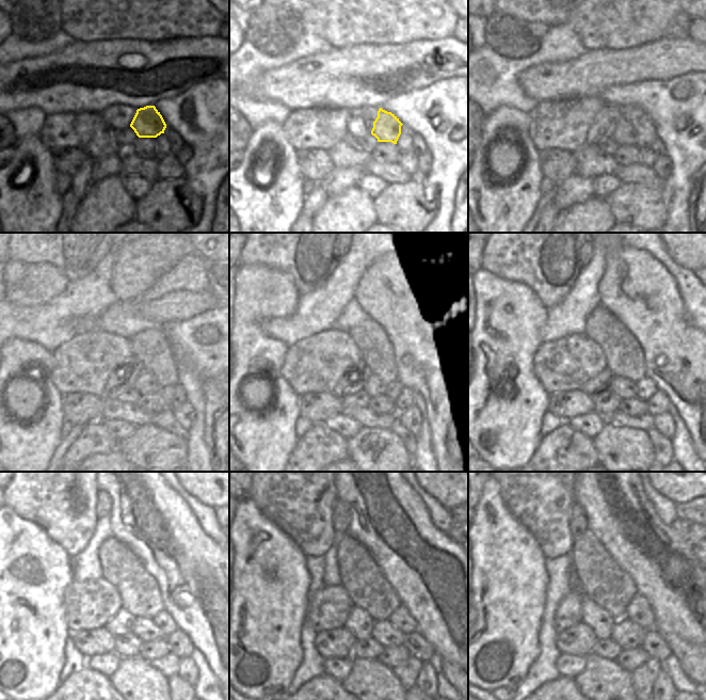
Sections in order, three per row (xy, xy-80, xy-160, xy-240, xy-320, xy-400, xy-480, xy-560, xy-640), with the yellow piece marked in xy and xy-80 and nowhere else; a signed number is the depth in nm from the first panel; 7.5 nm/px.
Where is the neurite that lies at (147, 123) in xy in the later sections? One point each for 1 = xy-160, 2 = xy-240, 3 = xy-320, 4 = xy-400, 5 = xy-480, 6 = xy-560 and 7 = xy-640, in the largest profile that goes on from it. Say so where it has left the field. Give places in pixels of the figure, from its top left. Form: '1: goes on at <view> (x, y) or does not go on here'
1: goes on at xy-160 (624, 134)
2: goes on at xy-240 (145, 383)
3: goes on at xy-320 (374, 386)
4: goes on at xy-400 (623, 387)
5: goes on at xy-480 (144, 627)
6: goes on at xy-560 (384, 633)
7: goes on at xy-640 (629, 635)

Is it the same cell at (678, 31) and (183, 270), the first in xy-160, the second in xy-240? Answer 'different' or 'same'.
same

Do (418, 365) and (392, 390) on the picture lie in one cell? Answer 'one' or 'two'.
two

